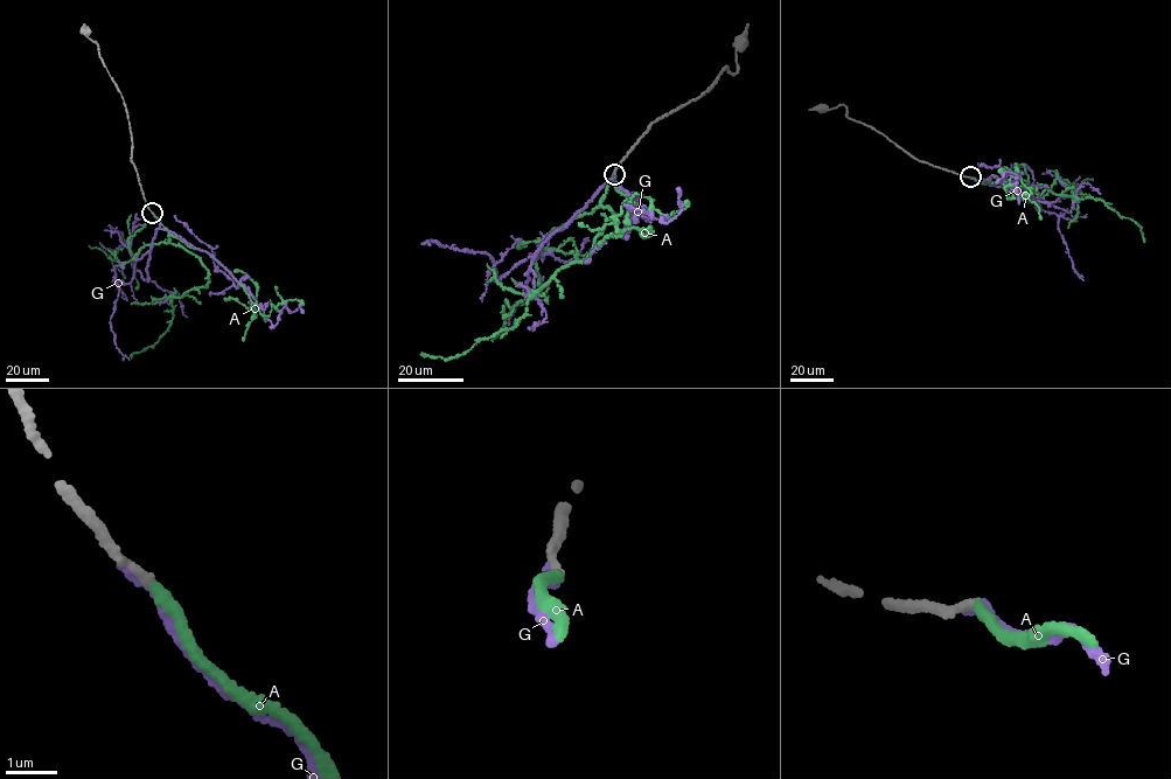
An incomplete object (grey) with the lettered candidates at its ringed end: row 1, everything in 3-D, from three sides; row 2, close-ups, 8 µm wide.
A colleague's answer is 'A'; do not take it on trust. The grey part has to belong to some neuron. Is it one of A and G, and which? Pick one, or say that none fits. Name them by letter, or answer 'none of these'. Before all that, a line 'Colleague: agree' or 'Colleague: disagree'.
Colleague: agree
A

